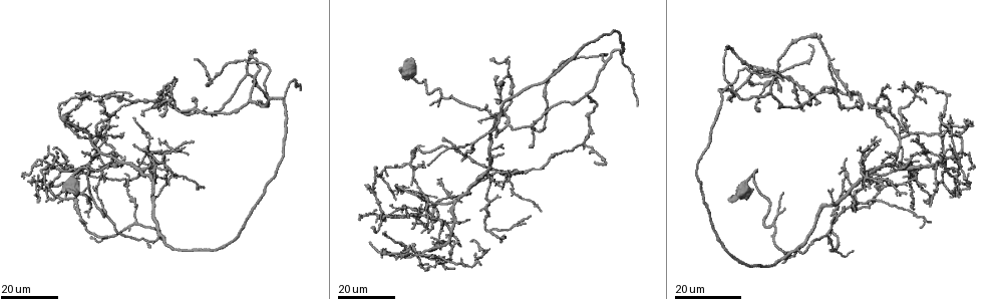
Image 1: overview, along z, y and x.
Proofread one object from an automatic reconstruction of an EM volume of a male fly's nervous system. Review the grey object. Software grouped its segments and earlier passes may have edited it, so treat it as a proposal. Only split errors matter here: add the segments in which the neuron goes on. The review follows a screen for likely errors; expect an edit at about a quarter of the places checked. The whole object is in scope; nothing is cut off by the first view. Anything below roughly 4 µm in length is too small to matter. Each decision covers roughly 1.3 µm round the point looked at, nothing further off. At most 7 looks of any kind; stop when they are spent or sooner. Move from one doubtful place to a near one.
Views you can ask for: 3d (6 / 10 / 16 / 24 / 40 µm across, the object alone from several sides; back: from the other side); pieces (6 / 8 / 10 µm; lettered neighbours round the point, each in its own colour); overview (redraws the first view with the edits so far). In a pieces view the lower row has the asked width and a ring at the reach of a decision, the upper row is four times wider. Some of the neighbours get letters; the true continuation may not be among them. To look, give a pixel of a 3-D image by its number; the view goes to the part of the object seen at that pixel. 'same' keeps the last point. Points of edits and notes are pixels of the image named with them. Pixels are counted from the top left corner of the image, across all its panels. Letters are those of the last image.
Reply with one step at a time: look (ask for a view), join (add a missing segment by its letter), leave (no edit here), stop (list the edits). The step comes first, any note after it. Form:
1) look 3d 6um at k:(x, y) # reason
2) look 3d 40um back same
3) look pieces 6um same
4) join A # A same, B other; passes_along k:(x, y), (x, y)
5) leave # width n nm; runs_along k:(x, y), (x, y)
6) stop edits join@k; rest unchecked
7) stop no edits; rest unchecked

look 3d 16um at 1:(833, 88) # branch stops here

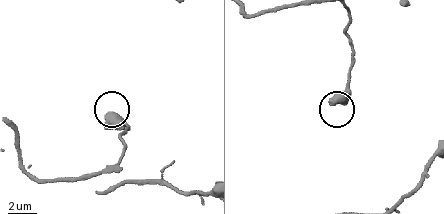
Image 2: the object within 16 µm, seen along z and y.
look pieces 6um at 2:(109, 115) # see the neighbours

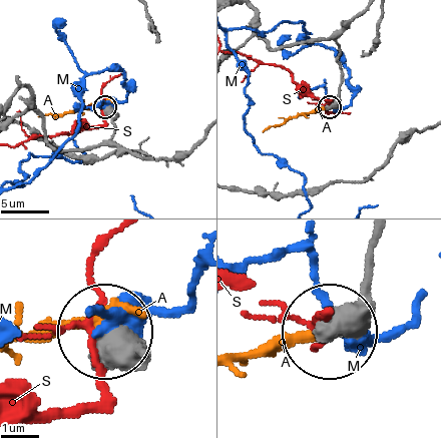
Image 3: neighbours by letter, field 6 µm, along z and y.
leave # width 520 nm; A other, M other, S other; no lettered segment goes on from it

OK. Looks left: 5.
look 3d 24um at 1:(195, 59) # end of a long branch

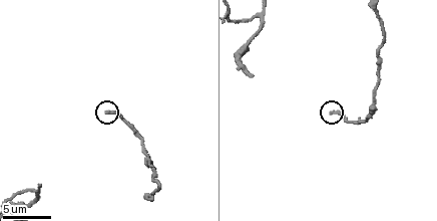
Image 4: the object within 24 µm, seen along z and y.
look pieces 8um at 4:(107, 113) # what lies round it

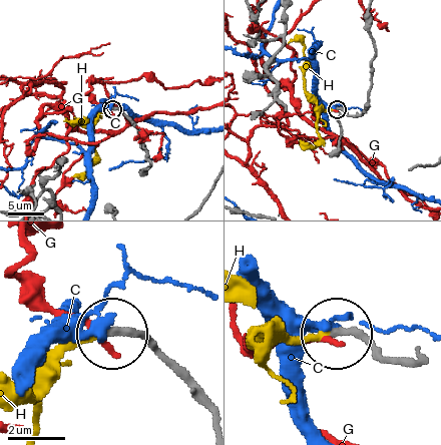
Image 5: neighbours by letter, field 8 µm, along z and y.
join H # C other, G other, H same; the neuron continues

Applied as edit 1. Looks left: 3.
look overview # redraw

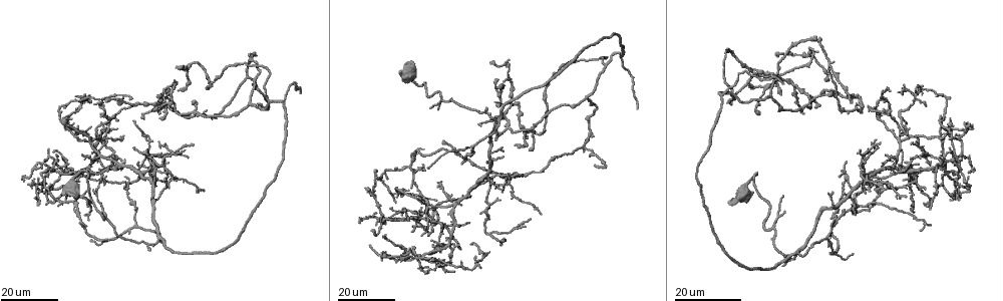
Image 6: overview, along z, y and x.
look 3d 24um at 6:(846, 161) # an open end

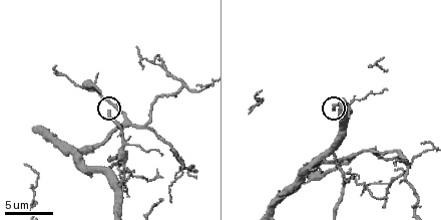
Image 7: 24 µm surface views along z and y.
look pieces 6um at 7:(109, 110)

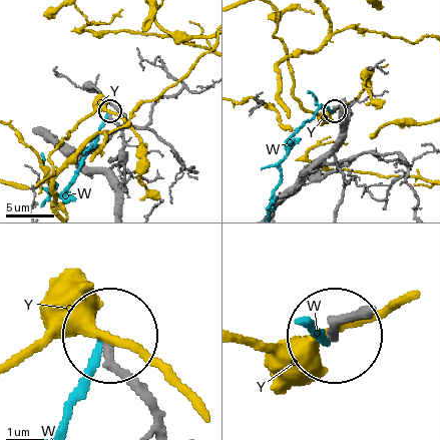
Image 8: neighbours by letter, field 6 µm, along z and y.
leave # W other, Y other; none of them fits

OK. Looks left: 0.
stop edits join@5; rest unchecked

